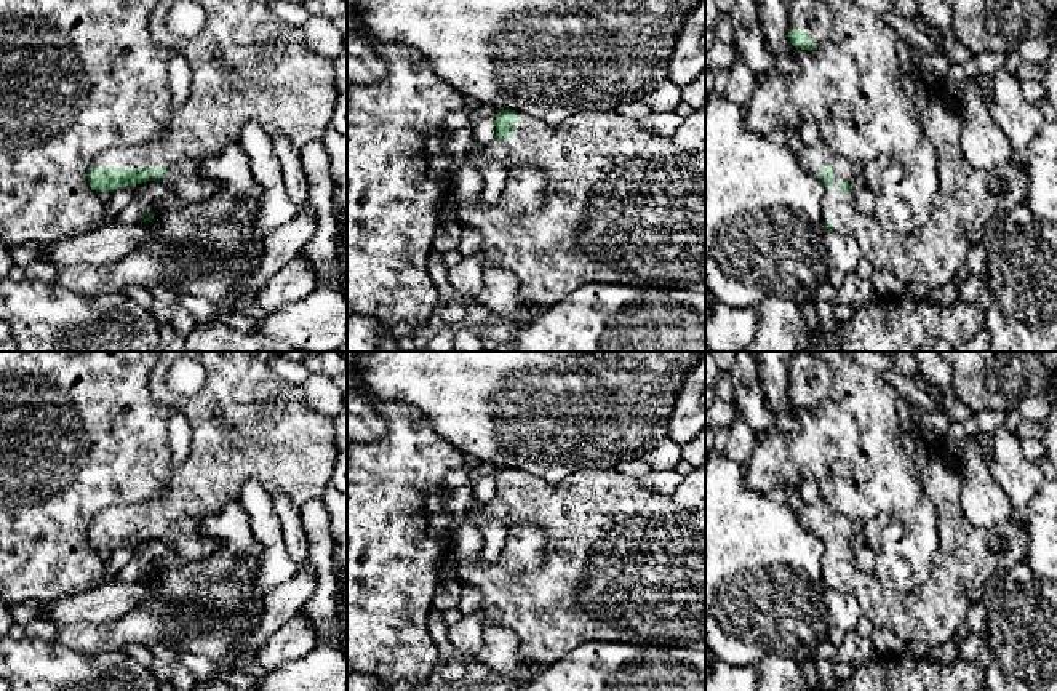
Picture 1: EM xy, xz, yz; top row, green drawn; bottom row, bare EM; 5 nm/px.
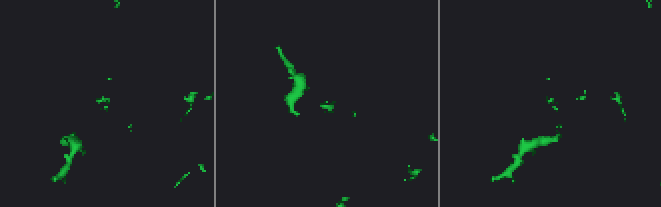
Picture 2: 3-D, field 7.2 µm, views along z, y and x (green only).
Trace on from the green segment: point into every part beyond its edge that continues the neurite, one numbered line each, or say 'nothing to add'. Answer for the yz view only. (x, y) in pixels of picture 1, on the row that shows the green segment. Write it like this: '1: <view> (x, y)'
1: yz (963, 203)

